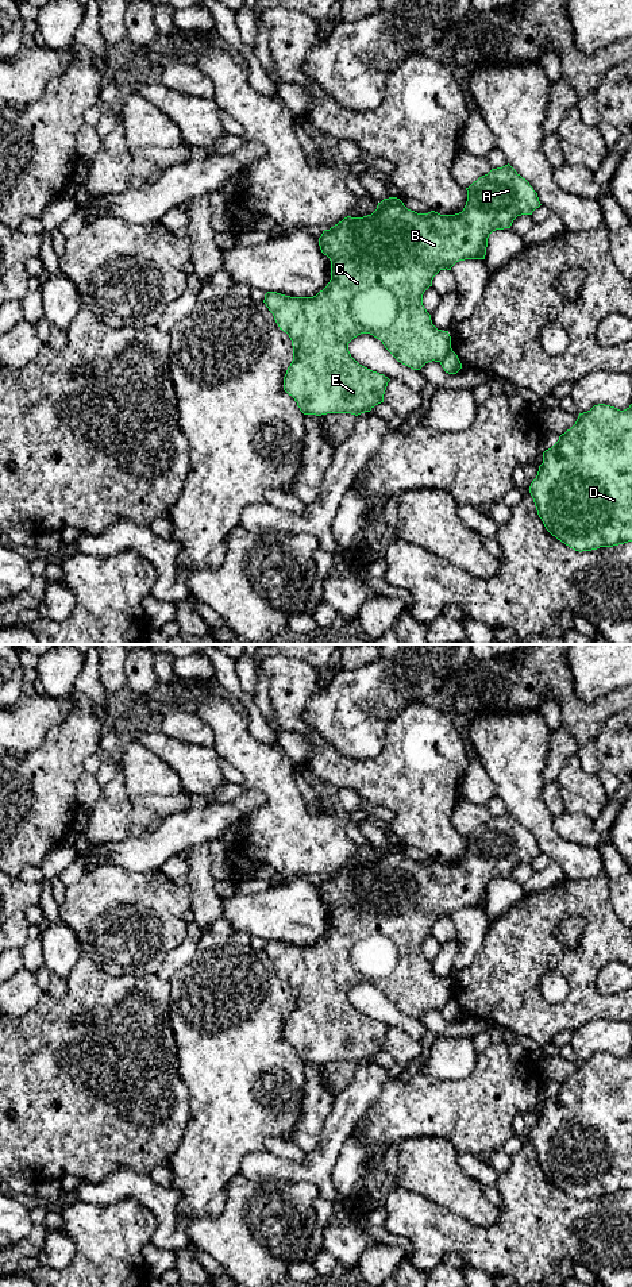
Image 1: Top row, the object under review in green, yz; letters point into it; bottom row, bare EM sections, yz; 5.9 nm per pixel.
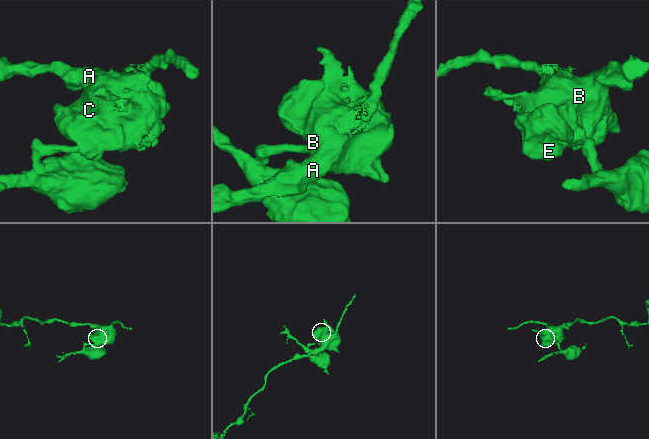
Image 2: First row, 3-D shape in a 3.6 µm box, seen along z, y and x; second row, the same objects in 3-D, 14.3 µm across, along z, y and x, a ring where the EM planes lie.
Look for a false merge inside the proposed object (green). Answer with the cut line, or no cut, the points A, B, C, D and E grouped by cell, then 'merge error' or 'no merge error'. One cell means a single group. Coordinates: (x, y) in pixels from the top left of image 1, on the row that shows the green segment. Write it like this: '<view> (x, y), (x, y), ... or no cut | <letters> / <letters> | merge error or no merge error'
yz (451, 350), (440, 362) | A B C E / D | merge error

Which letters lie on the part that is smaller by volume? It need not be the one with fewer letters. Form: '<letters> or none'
D

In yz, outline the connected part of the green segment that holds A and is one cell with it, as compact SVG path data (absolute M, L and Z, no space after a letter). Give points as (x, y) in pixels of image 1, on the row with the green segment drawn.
M509 163L492 169L474 181L467 190L467 201L462 212L440 215L435 211L417 213L408 209L397 197L384 199L377 209L363 217L347 216L319 238L319 246L331 261L331 280L313 297L290 297L267 292L263 303L273 313L280 330L286 332L293 346L293 361L284 377L284 390L294 398L304 415L370 412L384 402L384 394L390 381L384 374L359 365L348 351L348 343L361 334L379 339L385 348L402 365L420 370L428 362L442 362L452 351L448 331L438 330L431 315L423 305L424 292L432 286L433 277L440 270L465 259L485 259L488 238L496 230L510 228L521 215L532 215L542 204L537 193Z

